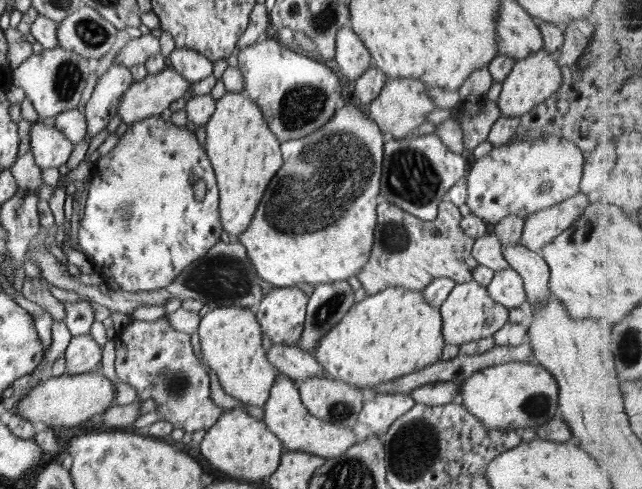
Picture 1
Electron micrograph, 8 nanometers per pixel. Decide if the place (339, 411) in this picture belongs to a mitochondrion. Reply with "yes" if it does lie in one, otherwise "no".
yes

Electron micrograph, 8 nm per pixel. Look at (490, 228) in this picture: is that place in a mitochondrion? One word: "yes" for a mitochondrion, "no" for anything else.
no

